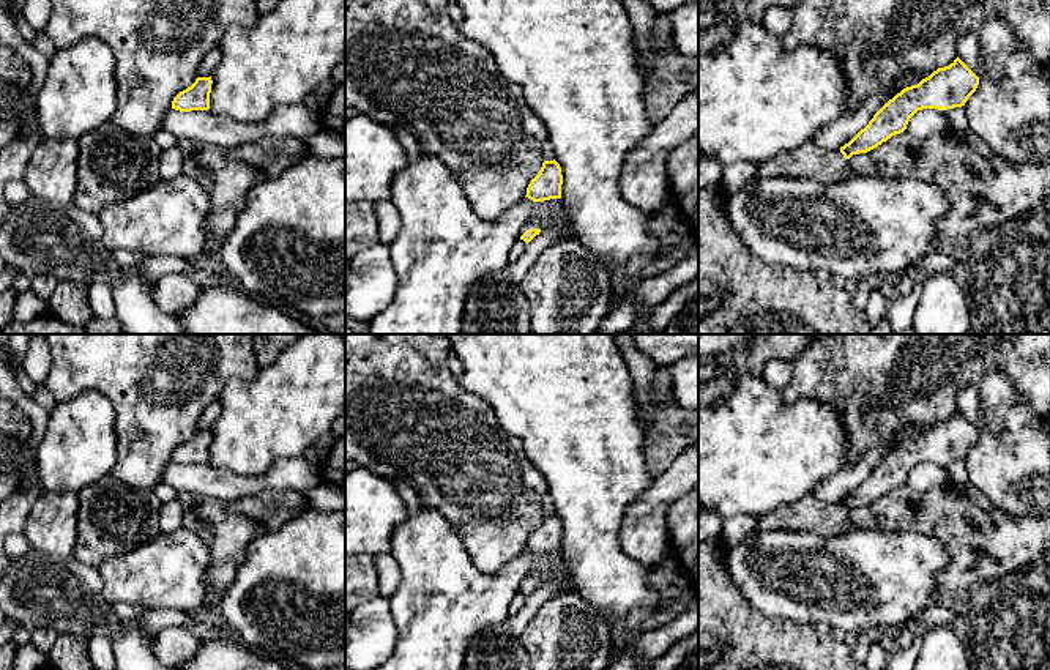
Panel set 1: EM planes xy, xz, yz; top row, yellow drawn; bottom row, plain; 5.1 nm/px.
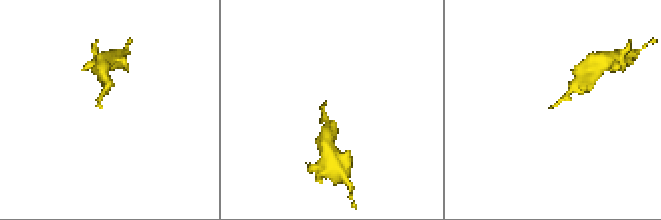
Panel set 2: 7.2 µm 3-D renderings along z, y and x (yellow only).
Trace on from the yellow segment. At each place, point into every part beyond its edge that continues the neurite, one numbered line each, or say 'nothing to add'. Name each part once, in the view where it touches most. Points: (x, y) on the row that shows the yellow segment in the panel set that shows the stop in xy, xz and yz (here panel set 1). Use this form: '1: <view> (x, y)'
1: yz (807, 161)

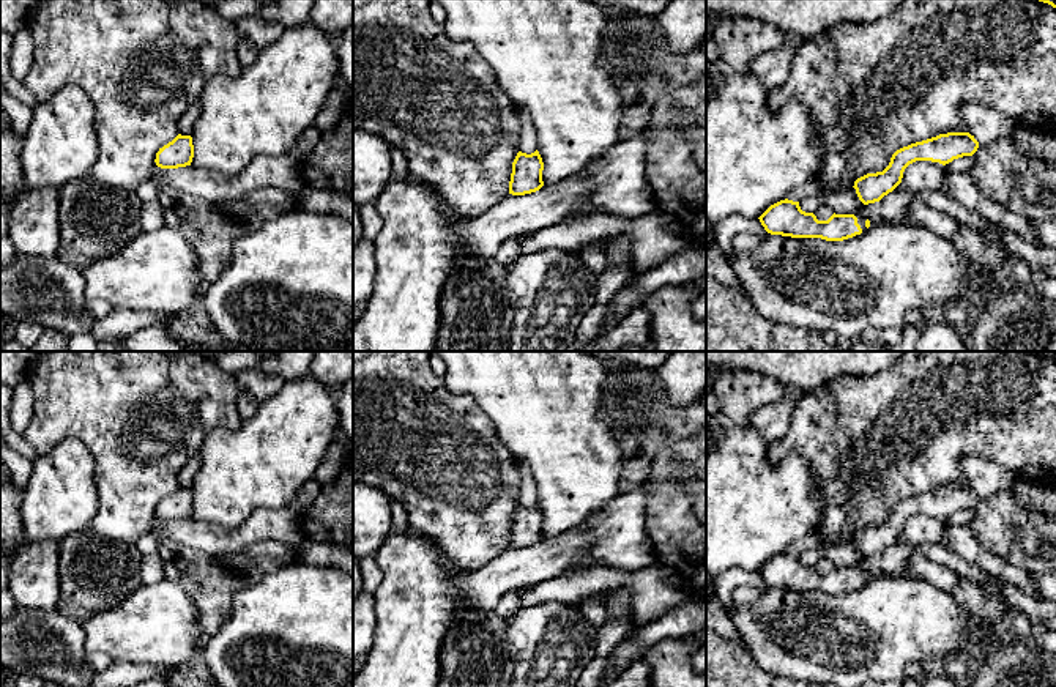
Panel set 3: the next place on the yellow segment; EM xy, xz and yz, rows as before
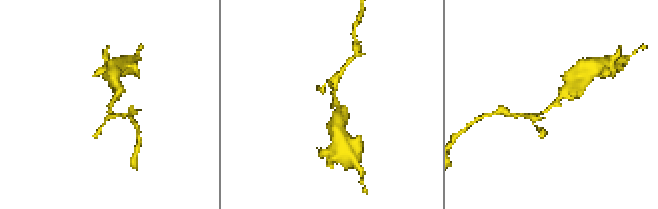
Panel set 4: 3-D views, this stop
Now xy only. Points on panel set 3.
nothing to add

